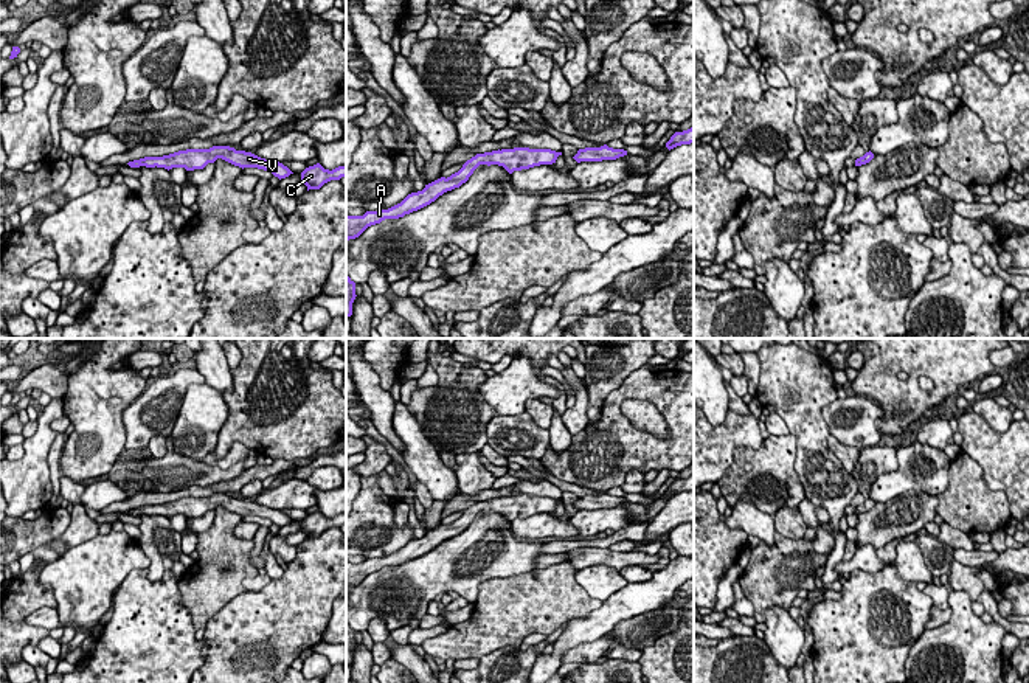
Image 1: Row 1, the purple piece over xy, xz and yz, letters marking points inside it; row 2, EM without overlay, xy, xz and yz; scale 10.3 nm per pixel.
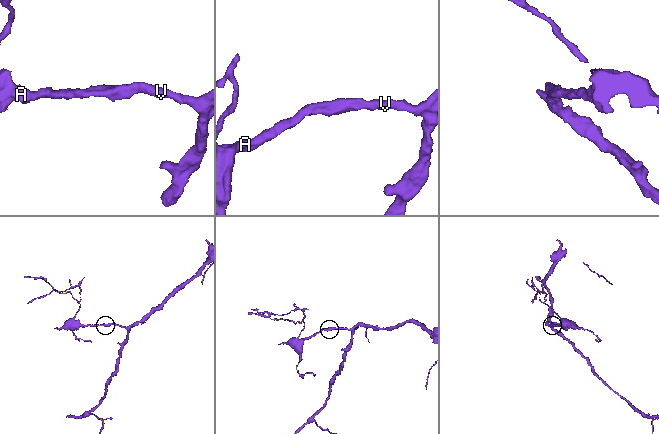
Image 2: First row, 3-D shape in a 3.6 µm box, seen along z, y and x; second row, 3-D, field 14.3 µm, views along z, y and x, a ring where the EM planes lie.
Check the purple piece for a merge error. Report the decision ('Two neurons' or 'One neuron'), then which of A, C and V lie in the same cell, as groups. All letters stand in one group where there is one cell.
One neuron. Groups: A C V

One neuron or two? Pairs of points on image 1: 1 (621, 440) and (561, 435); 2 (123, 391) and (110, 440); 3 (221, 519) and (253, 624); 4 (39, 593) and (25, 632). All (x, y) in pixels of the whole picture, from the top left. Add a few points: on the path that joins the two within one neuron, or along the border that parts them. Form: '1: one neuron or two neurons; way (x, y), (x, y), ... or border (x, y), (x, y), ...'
1: two neurons; border (573, 435), (568, 447), (559, 452), (550, 447)
2: one neuron; way (118, 404), (110, 412), (110, 427)
3: two neurons; border (245, 590), (232, 598), (214, 615)
4: one neuron; way (30, 603), (20, 612), (20, 623)

